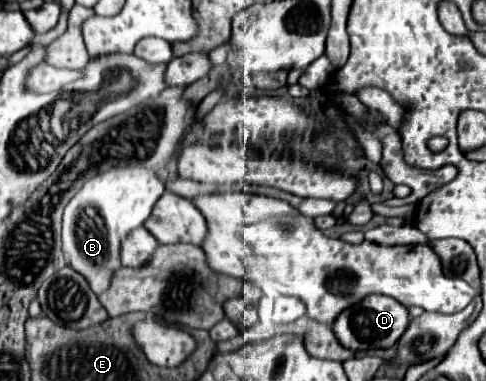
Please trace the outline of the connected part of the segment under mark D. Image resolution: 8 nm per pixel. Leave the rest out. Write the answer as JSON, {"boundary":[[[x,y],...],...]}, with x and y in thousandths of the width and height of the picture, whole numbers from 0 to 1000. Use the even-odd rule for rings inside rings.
{"boundary":[[[770,772],[753,782],[753,793],[741,793],[724,803],[720,814],[708,814],[704,829],[695,829],[695,845],[687,845],[687,877],[704,898],[704,908],[737,924],[737,919],[770,919],[770,913],[807,913],[819,887],[835,871],[844,845],[840,808],[831,808],[823,793],[815,793],[802,777]]]}

